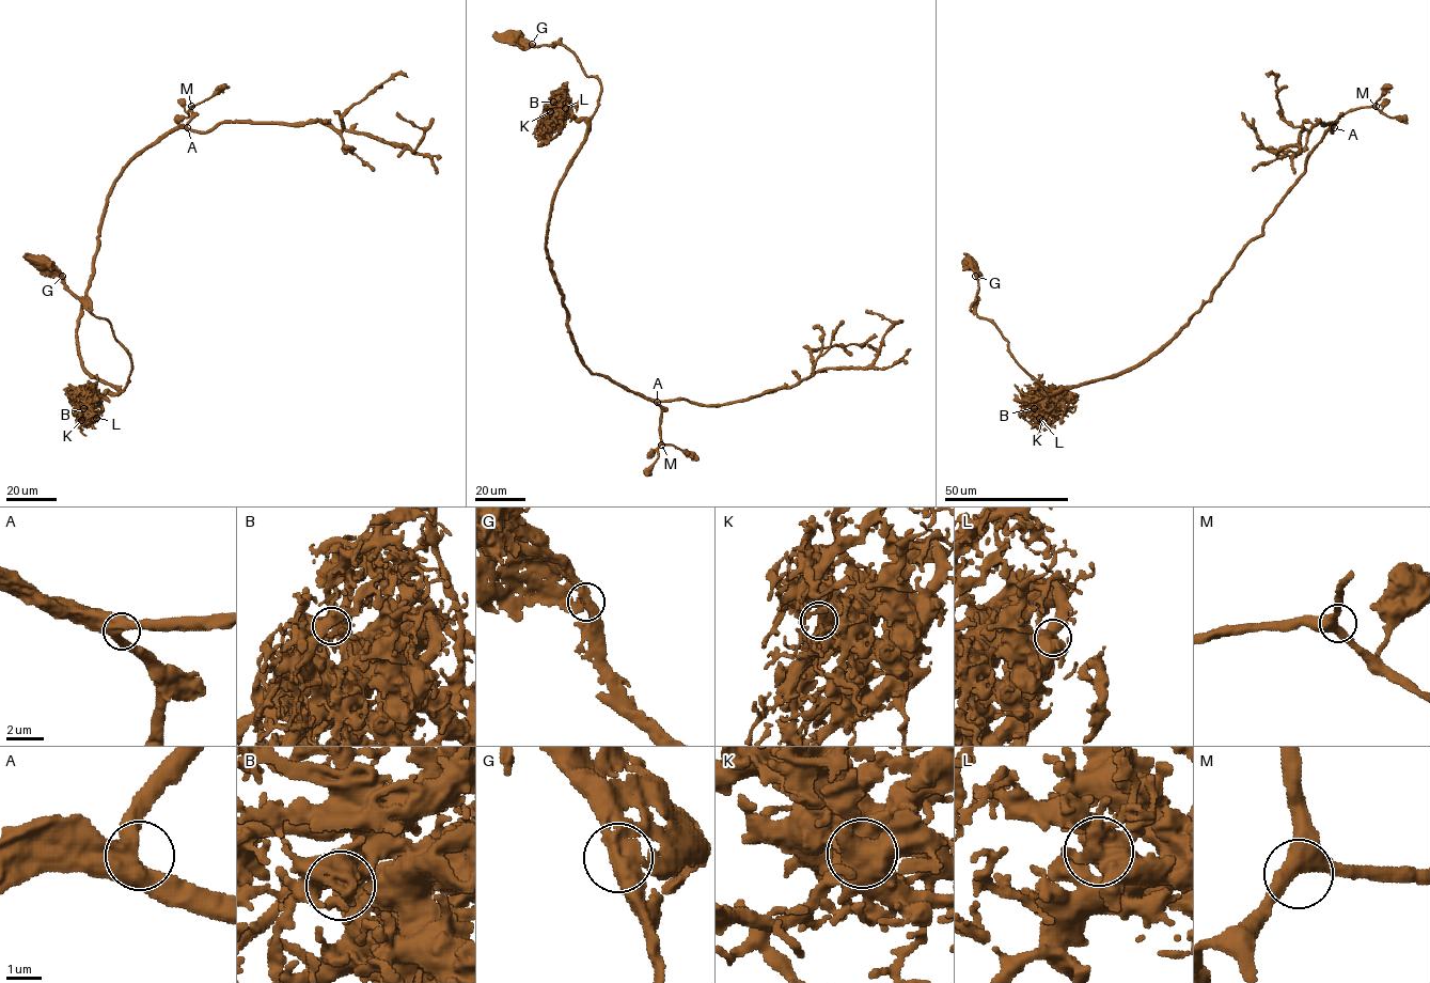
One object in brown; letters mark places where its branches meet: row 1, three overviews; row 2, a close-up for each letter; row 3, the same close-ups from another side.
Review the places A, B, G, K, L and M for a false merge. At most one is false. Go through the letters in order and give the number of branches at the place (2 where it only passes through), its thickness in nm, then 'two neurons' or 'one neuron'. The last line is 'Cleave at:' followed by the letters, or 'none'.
A: 3 | 500 nm | one neuron
B: 3 | 320 nm | one neuron
G: 3 | 440 nm | one neuron
K: 3 | 440 nm | one neuron
L: 3 | 500 nm | one neuron
M: 3 | 440 nm | one neuron
Cleave at: none

